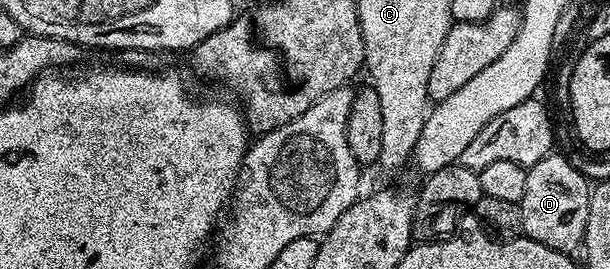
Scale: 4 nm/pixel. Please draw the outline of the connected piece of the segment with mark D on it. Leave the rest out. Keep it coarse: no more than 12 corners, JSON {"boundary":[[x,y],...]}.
{"boundary":[[544,155],[527,170],[523,235],[573,253],[591,183]]}

